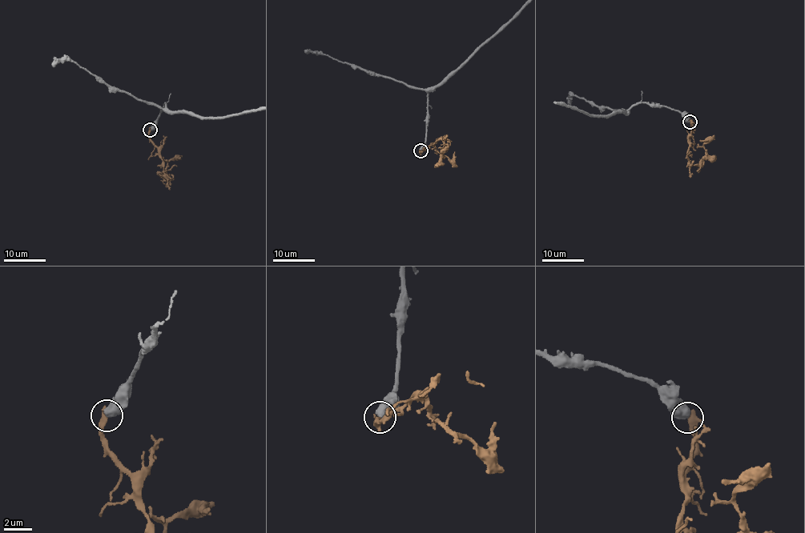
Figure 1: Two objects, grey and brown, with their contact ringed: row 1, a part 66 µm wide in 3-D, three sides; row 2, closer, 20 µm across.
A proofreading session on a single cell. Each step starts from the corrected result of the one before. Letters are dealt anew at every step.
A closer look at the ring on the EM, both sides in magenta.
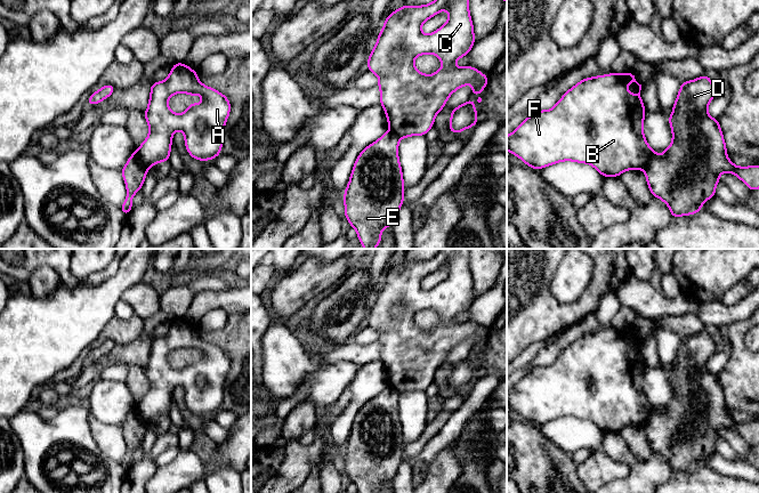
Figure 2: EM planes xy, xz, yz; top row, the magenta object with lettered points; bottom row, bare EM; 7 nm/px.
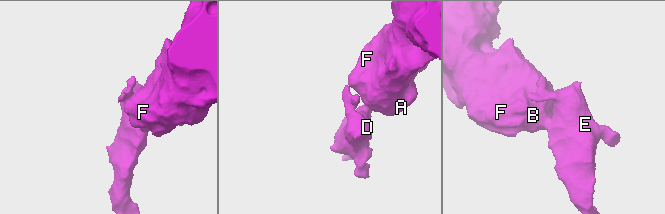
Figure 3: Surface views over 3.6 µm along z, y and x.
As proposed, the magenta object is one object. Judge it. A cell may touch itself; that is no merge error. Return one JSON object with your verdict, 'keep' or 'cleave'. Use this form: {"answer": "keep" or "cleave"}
{"answer": "cleave"}

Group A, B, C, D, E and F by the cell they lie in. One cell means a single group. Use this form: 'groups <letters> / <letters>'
groups A B C F / D E

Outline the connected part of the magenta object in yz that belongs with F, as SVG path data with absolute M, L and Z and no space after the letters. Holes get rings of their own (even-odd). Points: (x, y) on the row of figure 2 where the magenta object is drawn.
M631 72L609 73L586 78L568 89L549 111L539 110L527 116L516 130L507 136L507 149L518 156L526 165L540 170L563 161L592 165L603 177L620 177L627 170L640 170L654 154L644 135L646 108L639 84ZM636 82L639 92L630 95L627 86Z

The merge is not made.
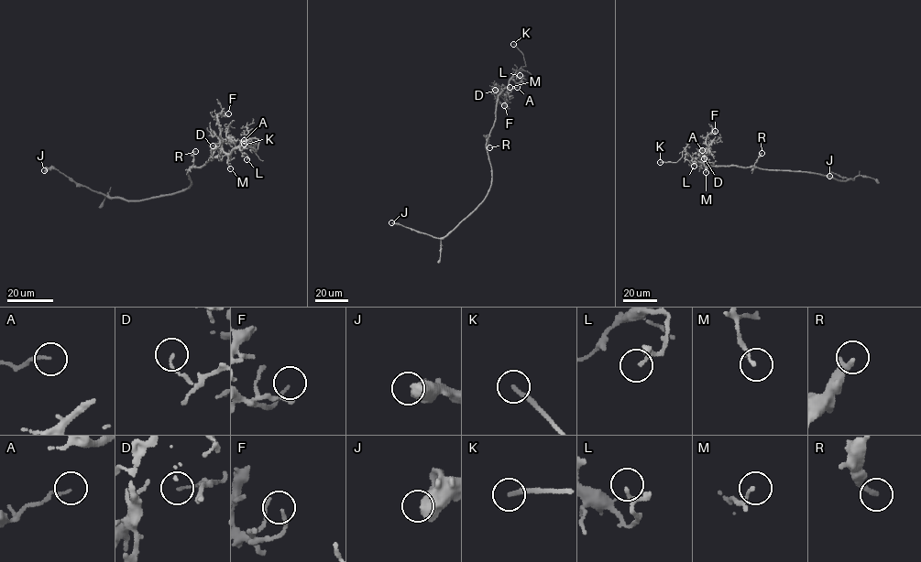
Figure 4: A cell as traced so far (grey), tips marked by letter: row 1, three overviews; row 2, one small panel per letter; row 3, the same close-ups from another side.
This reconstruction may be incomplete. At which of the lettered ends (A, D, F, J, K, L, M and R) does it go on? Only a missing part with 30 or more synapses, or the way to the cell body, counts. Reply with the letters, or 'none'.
A, K

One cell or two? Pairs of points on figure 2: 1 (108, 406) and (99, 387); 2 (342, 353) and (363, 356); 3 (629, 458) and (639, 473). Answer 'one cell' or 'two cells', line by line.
1: one cell
2: one cell
3: two cells

